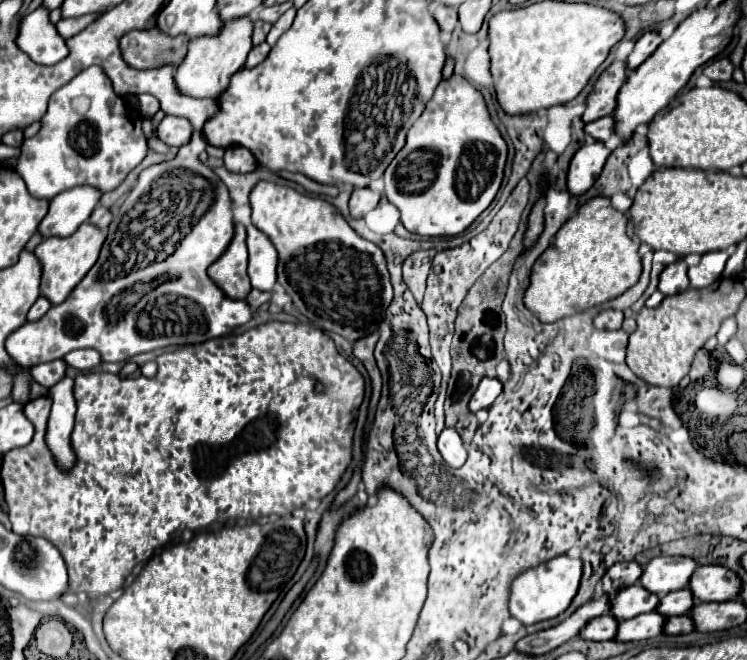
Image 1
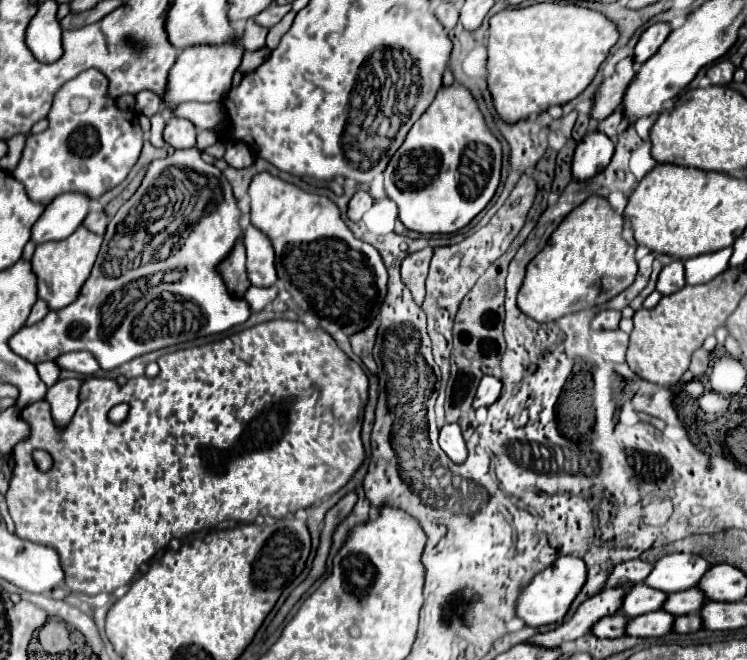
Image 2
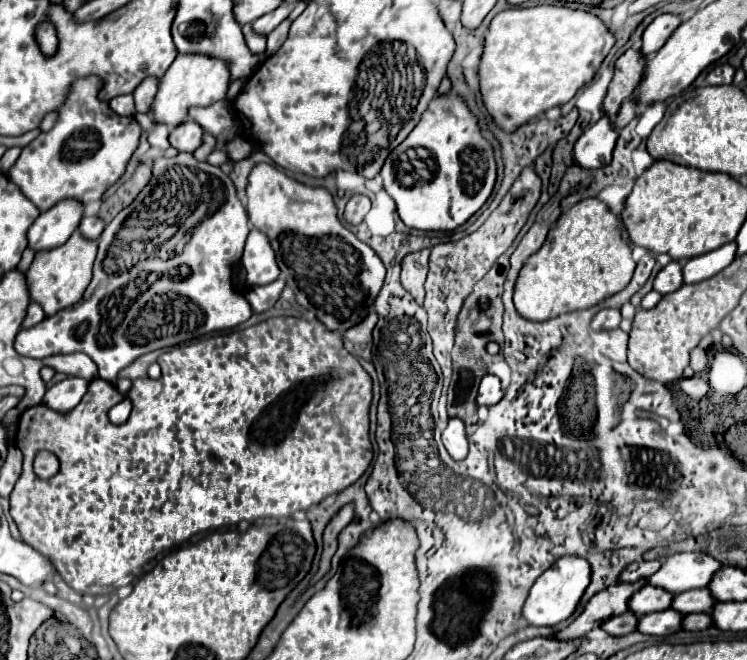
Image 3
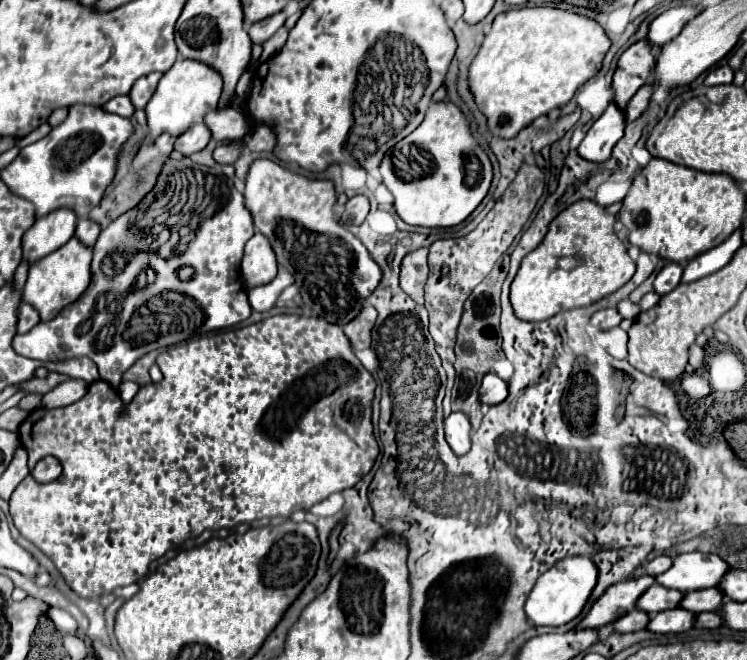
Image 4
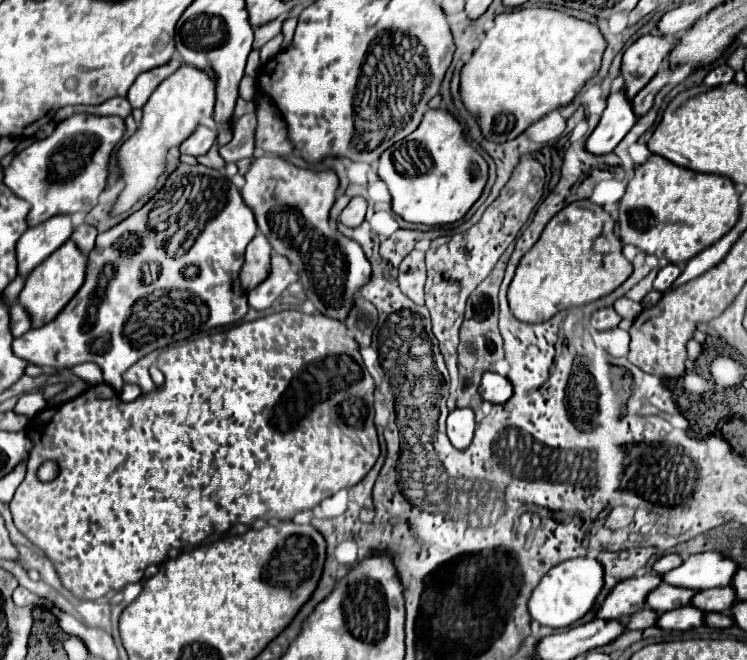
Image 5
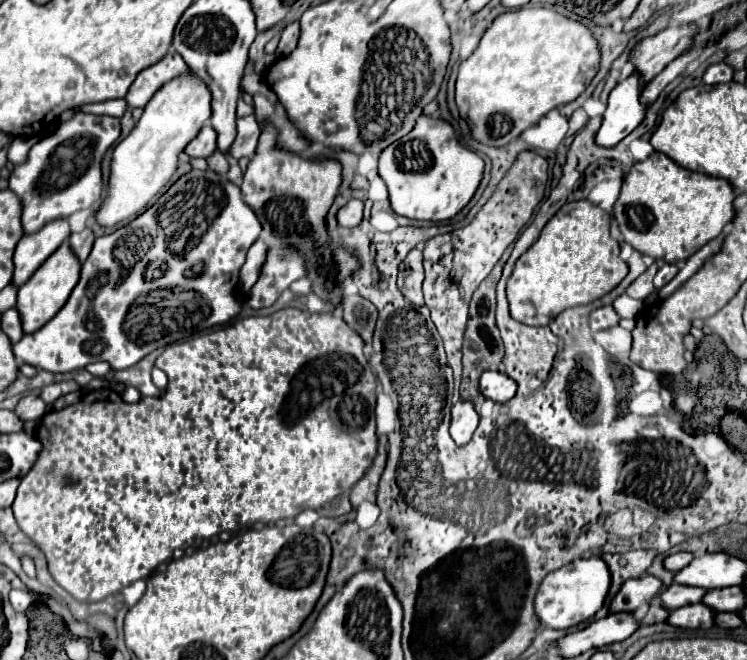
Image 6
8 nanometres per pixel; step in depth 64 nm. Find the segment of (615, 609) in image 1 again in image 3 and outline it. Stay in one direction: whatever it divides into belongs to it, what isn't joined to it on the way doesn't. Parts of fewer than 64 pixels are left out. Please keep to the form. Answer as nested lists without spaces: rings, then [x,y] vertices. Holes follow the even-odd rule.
[[[646,584],[642,586],[634,596],[632,600],[628,602],[630,610],[634,614],[650,614],[650,612],[660,612],[660,610],[668,610],[672,606],[672,598],[674,594],[668,592],[668,590],[658,590],[656,586],[652,584]]]

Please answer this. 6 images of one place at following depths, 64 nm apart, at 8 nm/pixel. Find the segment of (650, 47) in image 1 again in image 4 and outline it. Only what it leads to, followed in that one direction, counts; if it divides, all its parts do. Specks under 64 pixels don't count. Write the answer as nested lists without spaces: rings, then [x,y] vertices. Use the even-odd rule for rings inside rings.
[[[678,6],[672,10],[666,10],[660,14],[652,24],[648,32],[648,40],[654,42],[656,46],[662,46],[670,40],[674,40],[680,30],[696,16],[700,14],[700,6]]]

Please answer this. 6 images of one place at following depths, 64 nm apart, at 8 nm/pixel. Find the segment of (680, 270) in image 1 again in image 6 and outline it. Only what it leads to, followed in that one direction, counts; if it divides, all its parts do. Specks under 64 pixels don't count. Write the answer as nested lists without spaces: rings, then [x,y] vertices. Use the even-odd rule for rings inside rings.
[[[664,264],[664,266],[656,272],[656,276],[654,276],[654,286],[660,290],[664,284],[668,284],[668,282],[676,276],[676,272],[678,272],[678,266],[676,266],[676,264]]]

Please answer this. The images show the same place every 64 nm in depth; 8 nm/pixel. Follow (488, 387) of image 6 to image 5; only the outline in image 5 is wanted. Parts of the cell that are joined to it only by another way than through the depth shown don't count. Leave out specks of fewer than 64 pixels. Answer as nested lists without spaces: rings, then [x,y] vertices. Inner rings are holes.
[[[486,372],[482,376],[480,394],[484,400],[488,400],[492,404],[504,404],[512,396],[512,382],[496,372]]]

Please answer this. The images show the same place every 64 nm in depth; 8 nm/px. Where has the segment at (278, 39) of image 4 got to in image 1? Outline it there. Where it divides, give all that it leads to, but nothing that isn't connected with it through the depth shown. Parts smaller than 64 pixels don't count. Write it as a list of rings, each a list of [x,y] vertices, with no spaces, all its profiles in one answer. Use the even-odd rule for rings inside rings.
[[[290,8],[286,14],[282,14],[282,16],[278,18],[278,22],[272,26],[272,30],[268,32],[268,38],[266,38],[266,42],[268,42],[270,46],[274,46],[276,40],[278,40],[278,38],[292,26],[294,16],[296,16],[296,8]]]

